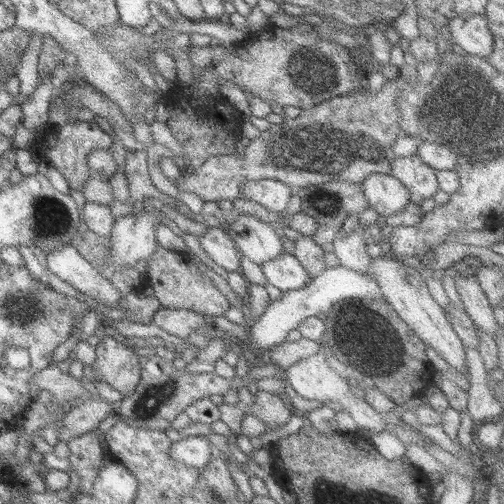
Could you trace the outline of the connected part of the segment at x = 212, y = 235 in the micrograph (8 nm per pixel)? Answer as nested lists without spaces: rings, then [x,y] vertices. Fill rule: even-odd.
[[[225,227],[222,228],[208,228],[206,234],[198,237],[200,246],[205,254],[213,260],[218,266],[224,268],[228,273],[237,273],[241,266],[241,254],[238,252],[234,242],[230,240]]]

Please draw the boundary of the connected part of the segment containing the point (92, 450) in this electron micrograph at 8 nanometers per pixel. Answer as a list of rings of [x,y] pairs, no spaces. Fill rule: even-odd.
[[[94,431],[77,436],[67,444],[70,448],[68,473],[74,471],[80,476],[80,497],[87,498],[96,474],[102,468],[104,450]]]

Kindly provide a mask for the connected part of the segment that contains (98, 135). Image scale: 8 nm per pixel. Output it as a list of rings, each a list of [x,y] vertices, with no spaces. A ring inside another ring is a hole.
[[[72,120],[68,124],[58,128],[57,132],[48,132],[48,141],[46,141],[46,133],[40,136],[39,141],[35,141],[38,160],[46,161],[50,166],[54,166],[58,172],[68,182],[70,189],[82,191],[84,183],[88,181],[91,175],[91,168],[88,166],[87,156],[90,151],[96,149],[110,149],[112,139],[104,128],[98,124],[88,121]]]

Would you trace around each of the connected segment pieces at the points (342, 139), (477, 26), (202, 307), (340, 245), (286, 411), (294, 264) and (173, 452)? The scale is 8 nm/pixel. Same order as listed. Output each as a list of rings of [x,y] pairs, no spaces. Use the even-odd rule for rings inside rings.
[[[400,78],[388,80],[375,94],[366,87],[358,92],[329,98],[312,108],[303,109],[295,118],[284,118],[282,124],[271,124],[270,129],[262,131],[257,138],[249,140],[244,154],[228,154],[210,157],[199,168],[181,175],[176,181],[180,194],[194,193],[203,201],[215,202],[220,200],[236,201],[239,199],[240,185],[250,180],[274,178],[282,180],[282,170],[288,172],[288,187],[303,191],[305,187],[322,185],[326,181],[338,180],[349,184],[362,184],[370,174],[391,174],[394,141],[401,135],[399,127],[399,110],[396,96],[400,92]]]
[[[475,14],[474,16],[455,16],[450,21],[450,32],[452,35],[453,44],[458,44],[464,52],[478,58],[485,59],[493,51],[493,34],[488,28],[485,16],[483,14]]]
[[[158,243],[158,248],[150,259],[146,261],[147,282],[154,289],[154,296],[161,302],[161,306],[171,309],[186,309],[209,318],[224,315],[231,304],[204,273],[198,271],[190,258],[184,253],[166,250]]]
[[[360,226],[354,232],[338,232],[333,241],[334,254],[342,267],[362,275],[371,273],[371,256],[368,254],[368,246],[364,241],[364,227]]]
[[[259,391],[248,413],[256,416],[270,428],[285,426],[291,419],[291,409],[288,402],[282,401],[277,394]]]
[[[286,252],[264,263],[260,268],[266,278],[266,284],[278,288],[283,293],[304,288],[311,280],[300,262]]]
[[[185,432],[181,440],[172,443],[168,455],[180,465],[202,470],[209,463],[211,445],[207,436]]]

